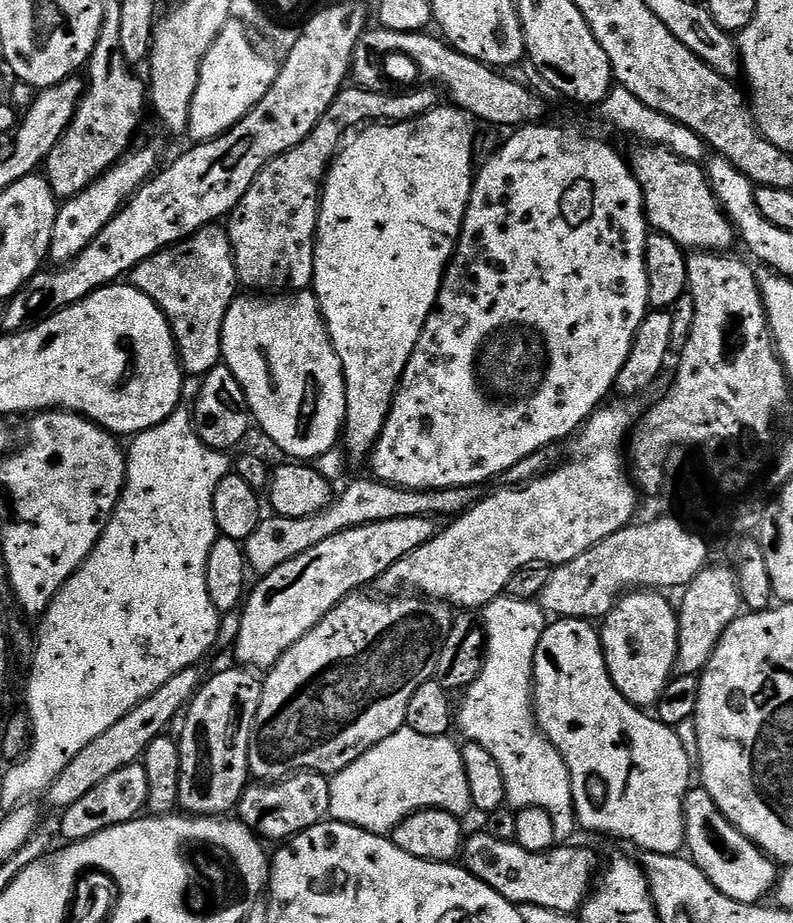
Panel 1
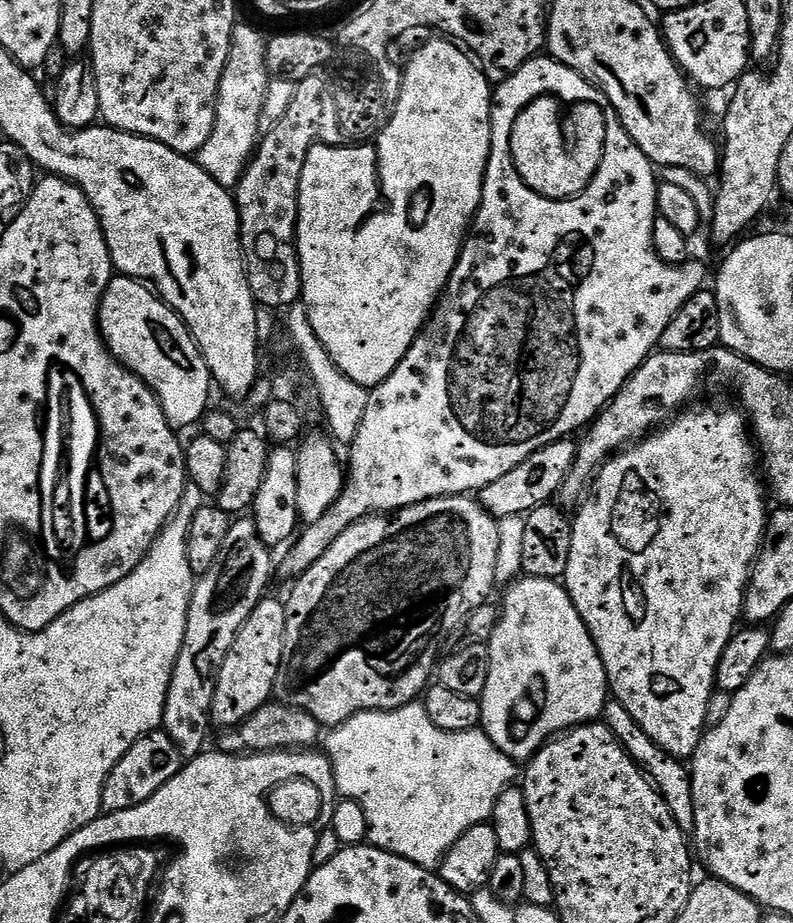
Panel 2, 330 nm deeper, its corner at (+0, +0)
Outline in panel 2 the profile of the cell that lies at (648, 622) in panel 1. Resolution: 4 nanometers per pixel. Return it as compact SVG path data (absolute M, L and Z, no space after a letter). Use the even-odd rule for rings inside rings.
M704 404L701 408L691 408L681 411L677 420L669 419L659 430L625 447L600 465L586 495L579 501L580 509L576 516L574 512L571 517L570 566L566 566L566 574L562 578L568 596L574 602L582 622L586 622L590 638L602 658L611 695L626 706L626 710L630 710L636 725L654 742L658 742L662 750L681 758L690 758L696 753L696 747L706 731L706 706L710 706L710 698L716 688L718 662L722 658L722 650L726 650L741 623L744 591L752 576L752 565L765 545L764 533L770 515L770 507L764 501L766 488L758 471L758 452L750 439L750 425L745 413L739 407L727 408L724 404Z

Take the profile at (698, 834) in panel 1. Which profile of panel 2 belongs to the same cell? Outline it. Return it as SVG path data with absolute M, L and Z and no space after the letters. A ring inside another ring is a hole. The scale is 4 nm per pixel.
M615 698L609 699L604 705L602 723L616 737L617 742L627 750L628 756L642 769L644 775L655 784L670 814L674 814L674 822L678 822L678 826L685 834L691 833L694 829L694 798L692 778L685 761L679 756L672 756L666 750L662 750L658 742L654 742L636 725L630 710L626 710L626 706L622 706Z

